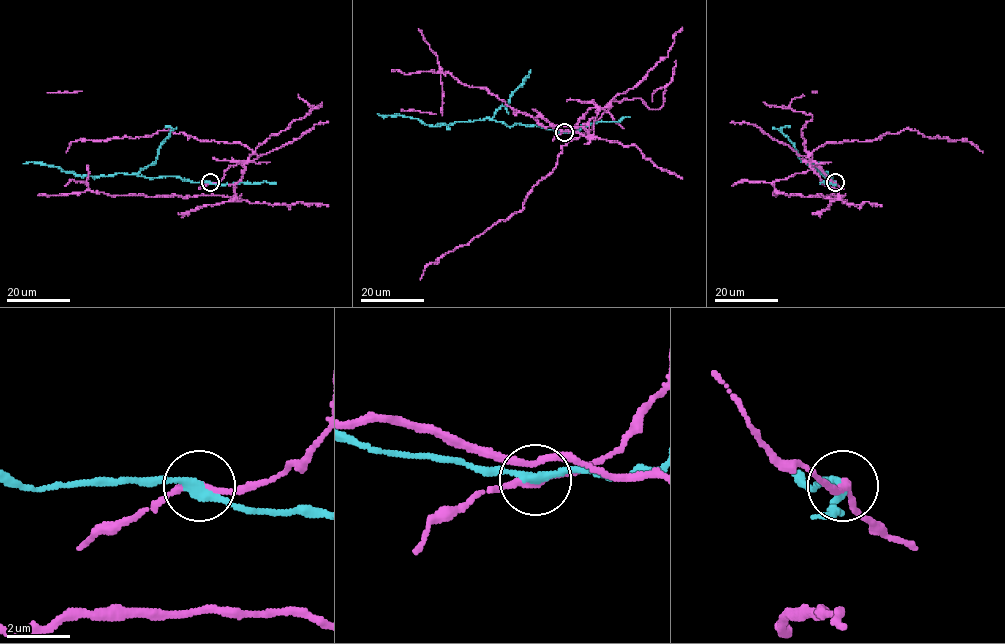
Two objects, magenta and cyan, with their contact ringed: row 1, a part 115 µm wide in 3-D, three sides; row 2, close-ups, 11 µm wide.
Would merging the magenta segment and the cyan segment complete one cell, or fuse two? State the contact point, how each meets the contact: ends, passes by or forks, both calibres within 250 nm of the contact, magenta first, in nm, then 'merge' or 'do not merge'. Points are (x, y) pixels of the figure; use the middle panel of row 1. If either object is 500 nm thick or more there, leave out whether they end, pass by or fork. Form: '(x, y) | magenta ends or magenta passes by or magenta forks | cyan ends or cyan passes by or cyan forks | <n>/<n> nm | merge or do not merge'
(564, 132) | magenta passes by | cyan passes by | 240/280 nm | do not merge

